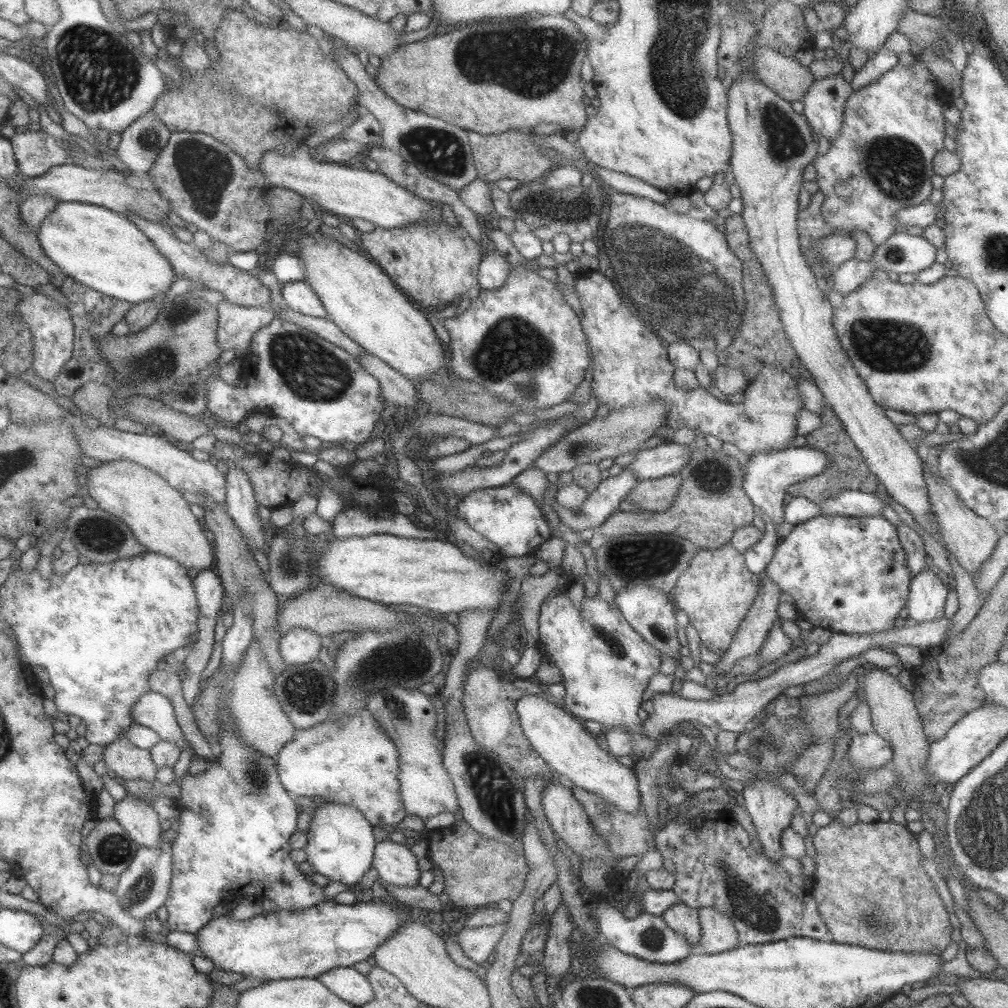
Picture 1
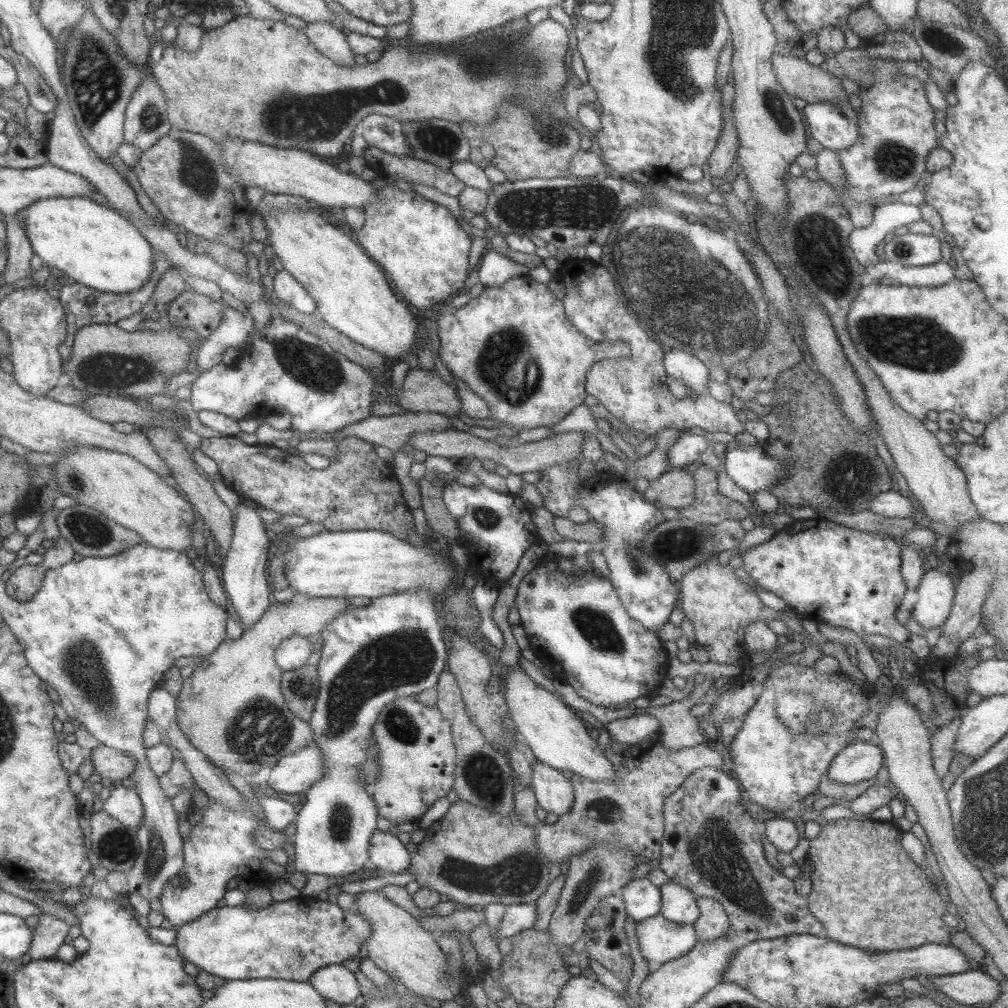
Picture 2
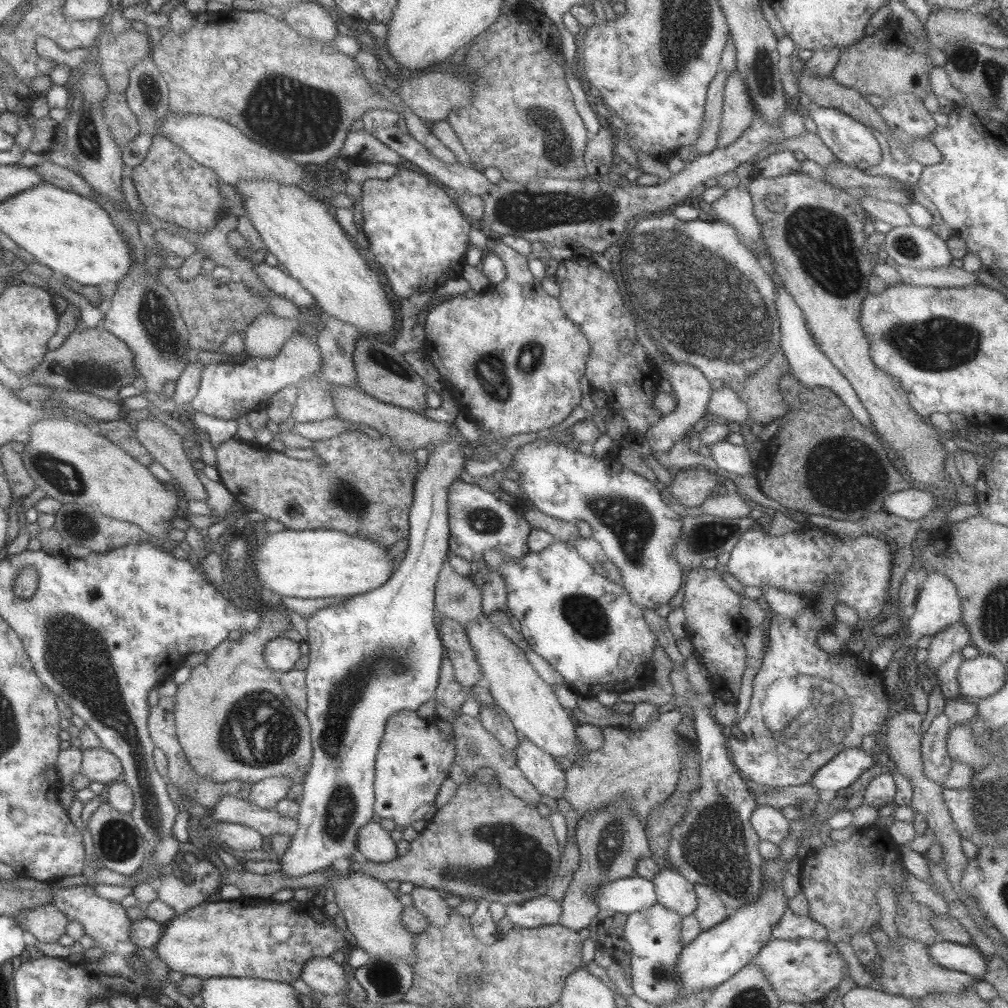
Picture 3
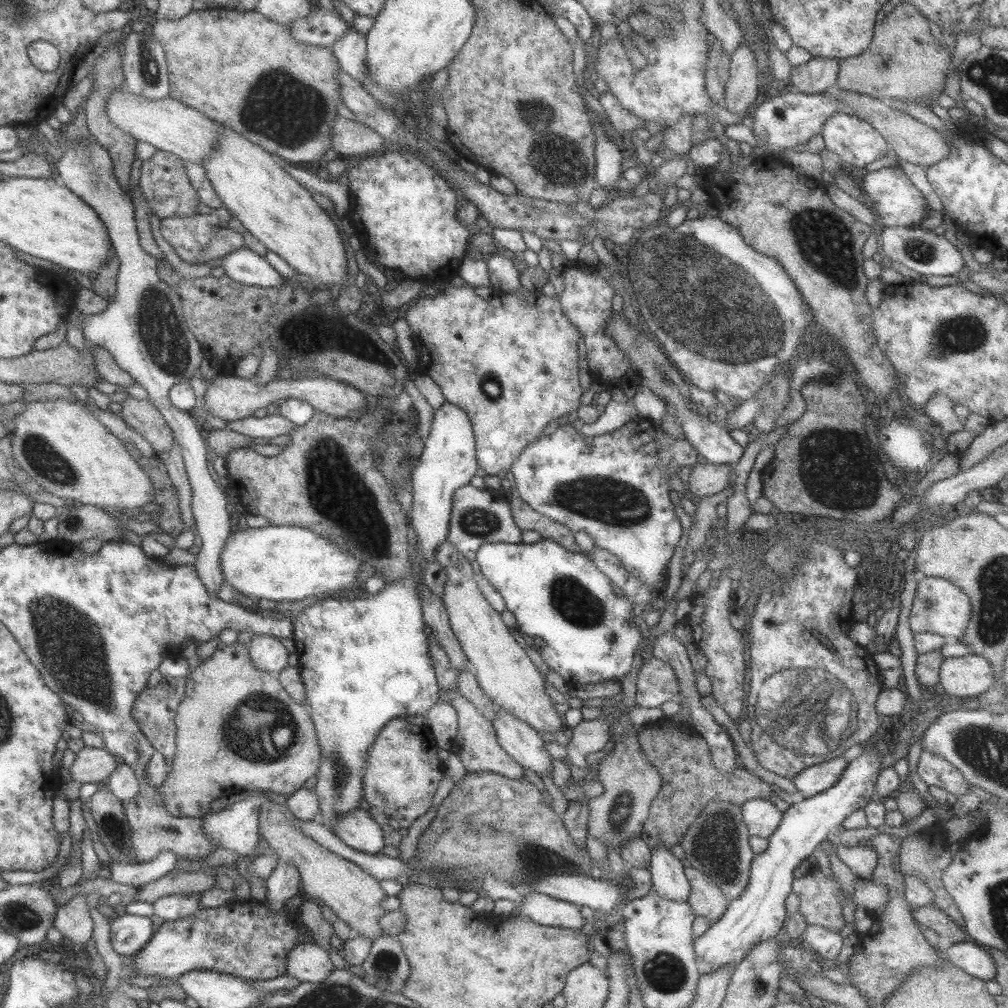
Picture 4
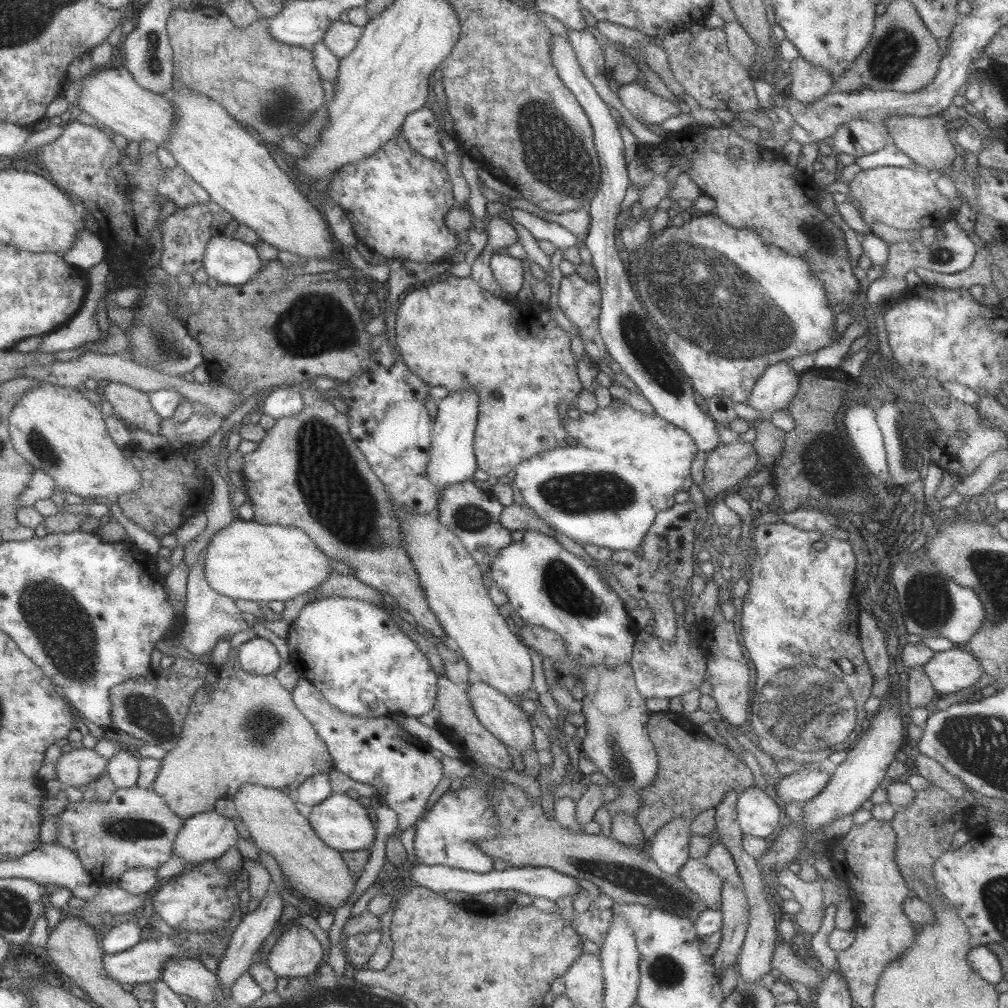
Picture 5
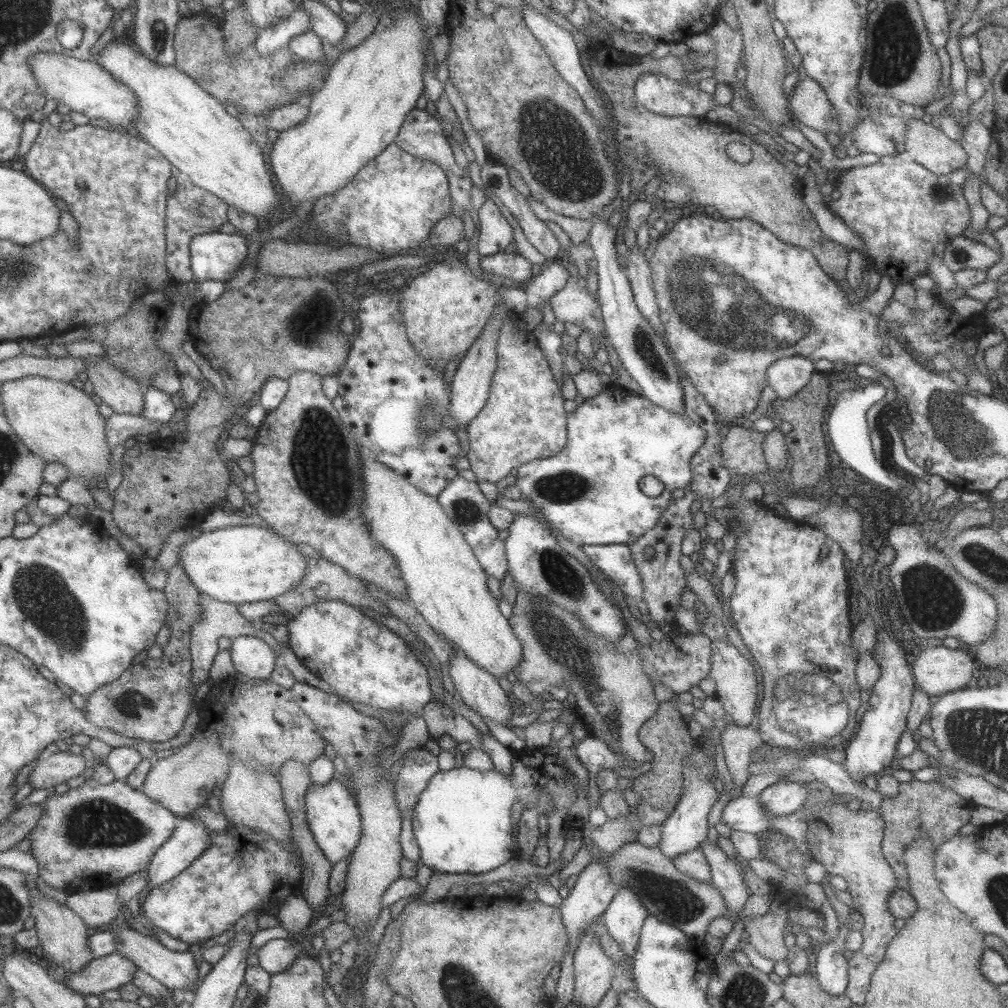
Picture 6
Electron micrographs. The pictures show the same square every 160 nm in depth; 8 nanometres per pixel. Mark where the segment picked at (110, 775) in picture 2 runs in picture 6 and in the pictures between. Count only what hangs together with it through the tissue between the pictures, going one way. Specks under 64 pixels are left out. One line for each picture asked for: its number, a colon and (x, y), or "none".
3: (97, 764)
4: (92, 765)
5: (78, 767)
6: (55, 768)

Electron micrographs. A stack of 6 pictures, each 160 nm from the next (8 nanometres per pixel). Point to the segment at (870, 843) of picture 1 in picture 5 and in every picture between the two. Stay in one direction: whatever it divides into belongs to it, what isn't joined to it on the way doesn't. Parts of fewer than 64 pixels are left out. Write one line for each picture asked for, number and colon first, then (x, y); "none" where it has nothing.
2: (865, 891)
3: (839, 881)
4: (819, 905)
5: (809, 895)

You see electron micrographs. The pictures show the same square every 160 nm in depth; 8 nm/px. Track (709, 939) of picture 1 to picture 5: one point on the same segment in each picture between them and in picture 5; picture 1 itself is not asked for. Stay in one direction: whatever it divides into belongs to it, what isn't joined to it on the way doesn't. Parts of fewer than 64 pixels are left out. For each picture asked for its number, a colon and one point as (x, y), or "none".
2: (712, 922)
3: (710, 911)
4: (705, 899)
5: (698, 877)

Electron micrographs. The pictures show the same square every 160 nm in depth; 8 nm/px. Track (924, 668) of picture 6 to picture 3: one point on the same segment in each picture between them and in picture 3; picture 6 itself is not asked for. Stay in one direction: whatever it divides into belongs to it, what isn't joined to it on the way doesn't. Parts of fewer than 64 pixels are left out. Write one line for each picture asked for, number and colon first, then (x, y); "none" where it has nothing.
3: (979, 677)
4: (966, 676)
5: (949, 671)

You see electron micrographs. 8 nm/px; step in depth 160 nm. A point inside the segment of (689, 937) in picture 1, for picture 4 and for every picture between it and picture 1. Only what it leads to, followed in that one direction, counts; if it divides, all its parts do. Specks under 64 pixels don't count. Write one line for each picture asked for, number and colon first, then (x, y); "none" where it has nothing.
2: (677, 905)
3: (676, 894)
4: (668, 880)

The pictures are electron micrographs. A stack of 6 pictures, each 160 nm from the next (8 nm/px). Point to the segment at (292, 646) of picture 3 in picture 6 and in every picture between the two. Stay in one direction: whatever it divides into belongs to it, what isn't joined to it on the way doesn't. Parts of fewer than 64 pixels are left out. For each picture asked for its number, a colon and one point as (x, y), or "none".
4: (266, 653)
5: (257, 656)
6: (251, 657)

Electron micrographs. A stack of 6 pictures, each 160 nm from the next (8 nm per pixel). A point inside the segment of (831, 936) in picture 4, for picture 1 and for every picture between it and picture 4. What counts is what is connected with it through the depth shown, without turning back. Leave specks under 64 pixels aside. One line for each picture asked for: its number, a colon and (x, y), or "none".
1: (710, 857)
2: (710, 845)
3: (790, 926)

